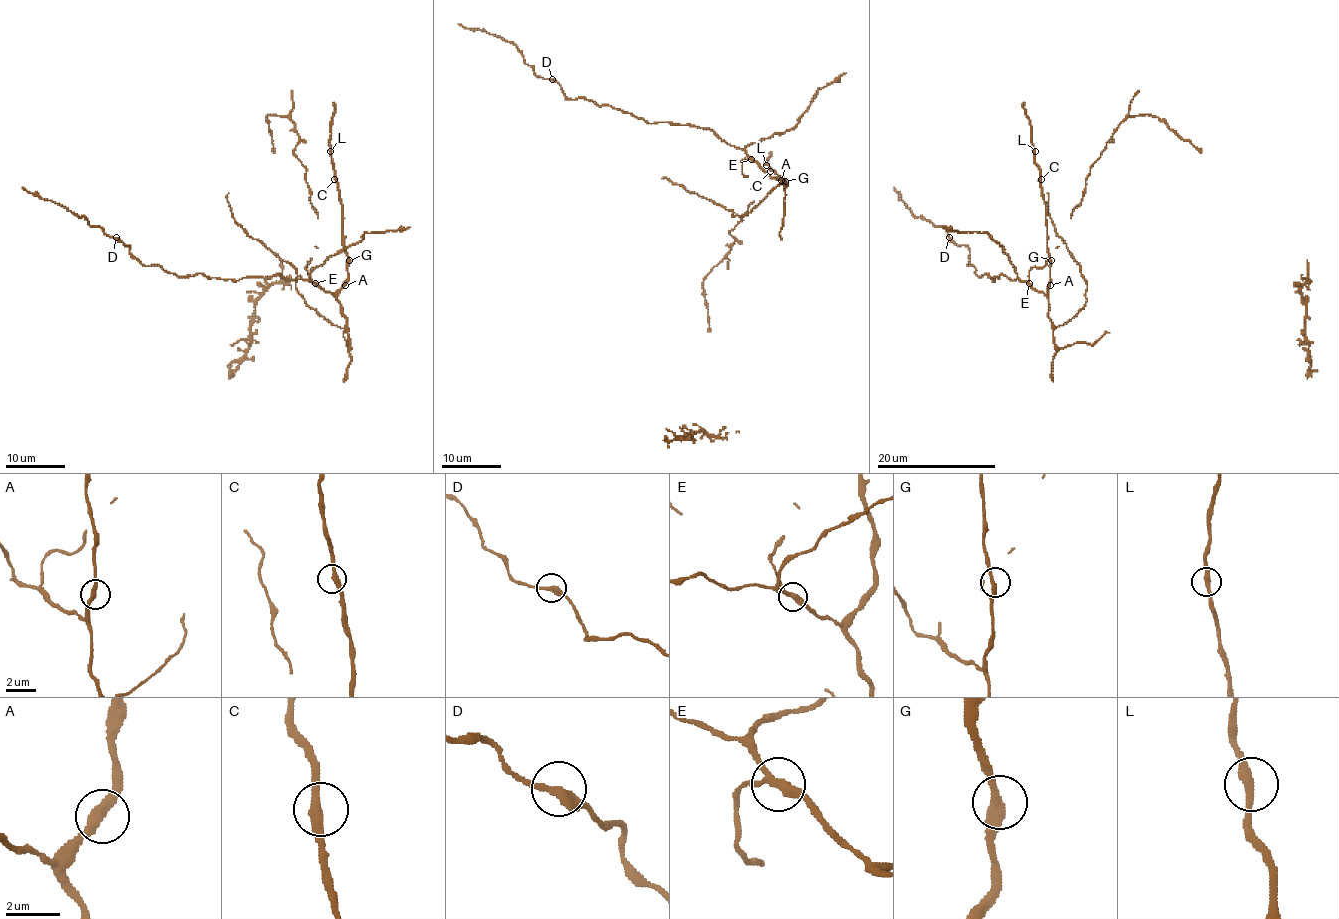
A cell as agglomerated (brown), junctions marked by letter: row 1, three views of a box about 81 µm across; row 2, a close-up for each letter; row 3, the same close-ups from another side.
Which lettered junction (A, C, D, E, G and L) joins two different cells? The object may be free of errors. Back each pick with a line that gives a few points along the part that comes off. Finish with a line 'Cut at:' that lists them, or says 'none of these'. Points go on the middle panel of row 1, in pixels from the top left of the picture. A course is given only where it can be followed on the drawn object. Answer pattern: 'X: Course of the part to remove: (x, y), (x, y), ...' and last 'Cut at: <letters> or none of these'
Cut at: none of these

